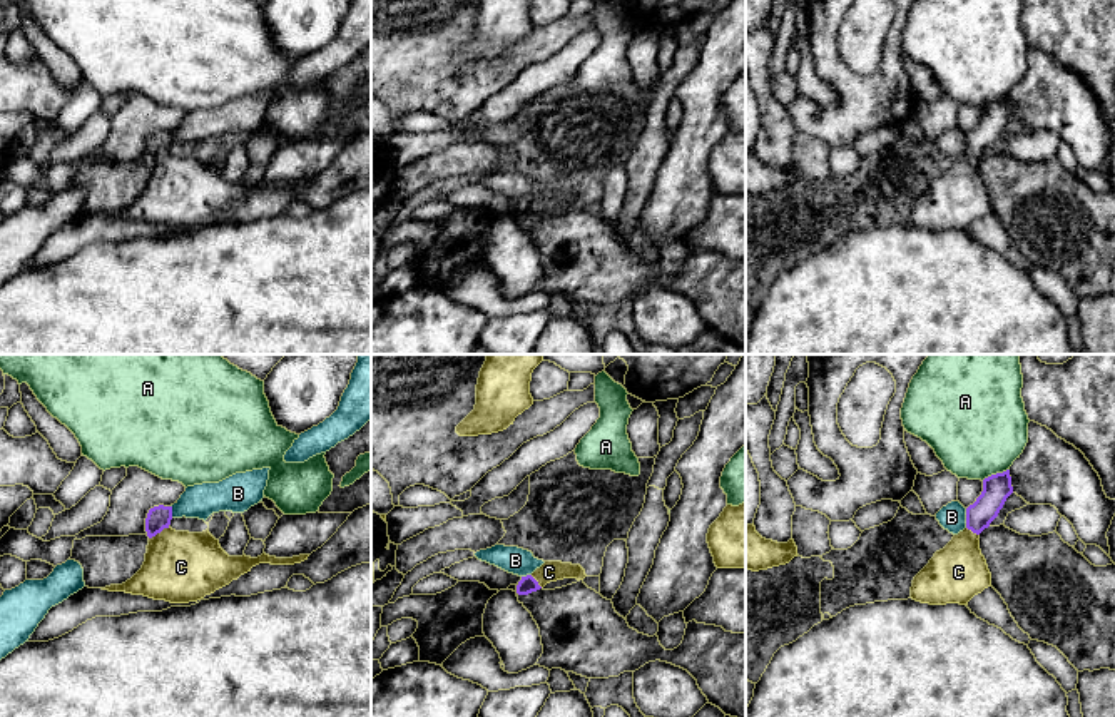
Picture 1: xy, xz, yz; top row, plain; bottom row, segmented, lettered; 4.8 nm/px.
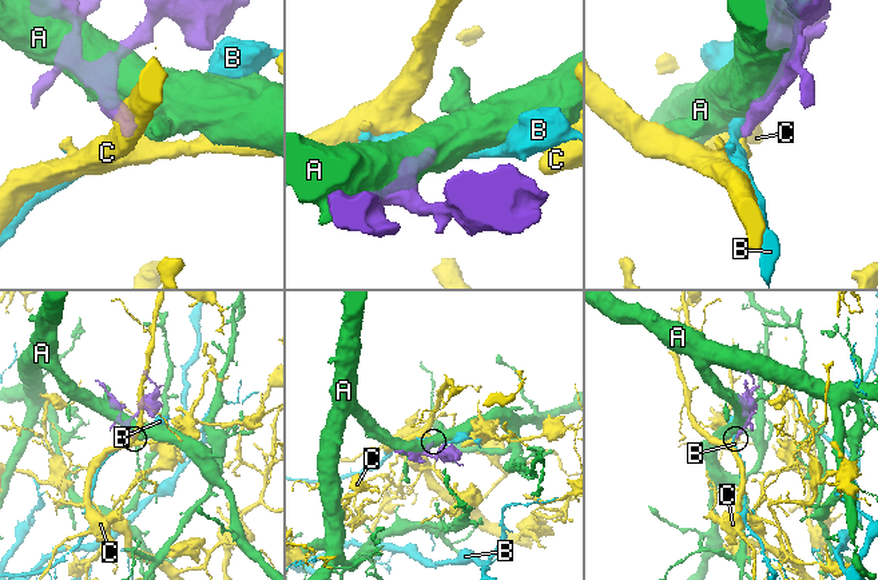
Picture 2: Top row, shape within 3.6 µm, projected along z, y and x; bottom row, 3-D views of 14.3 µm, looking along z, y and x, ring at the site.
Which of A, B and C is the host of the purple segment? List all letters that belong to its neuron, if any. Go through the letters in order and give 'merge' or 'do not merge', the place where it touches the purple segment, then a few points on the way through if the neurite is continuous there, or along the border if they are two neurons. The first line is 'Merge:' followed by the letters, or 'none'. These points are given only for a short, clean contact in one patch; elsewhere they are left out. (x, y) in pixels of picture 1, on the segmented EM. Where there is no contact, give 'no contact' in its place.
Merge: C
A: do not merge; meets purple in yz at (997, 473)
B: do not merge; meets purple in yz at (967, 518); border along yz (965, 508), (967, 527)
C: merge; meets purple in xy at (159, 532); runs through xy (159, 517), (159, 532), (169, 554), (181, 567)

